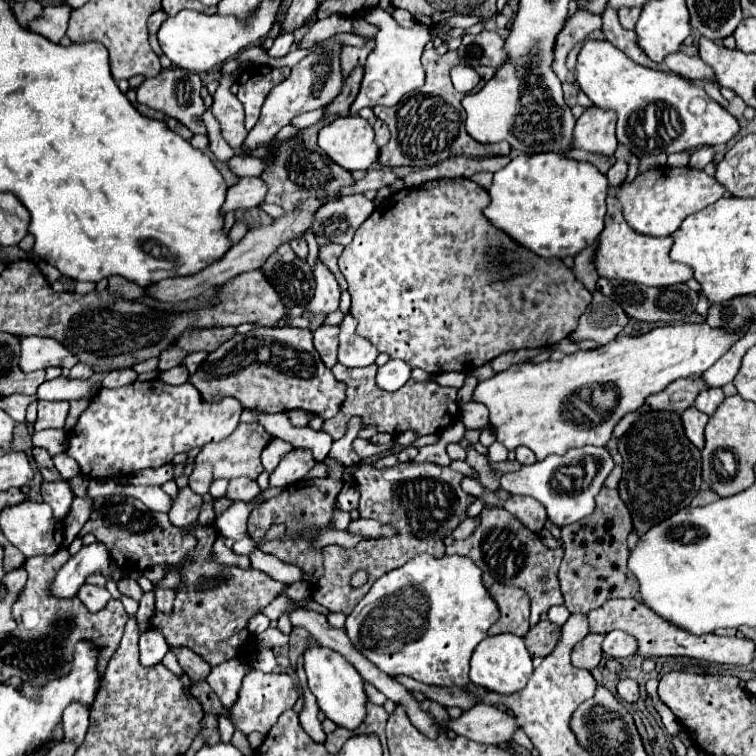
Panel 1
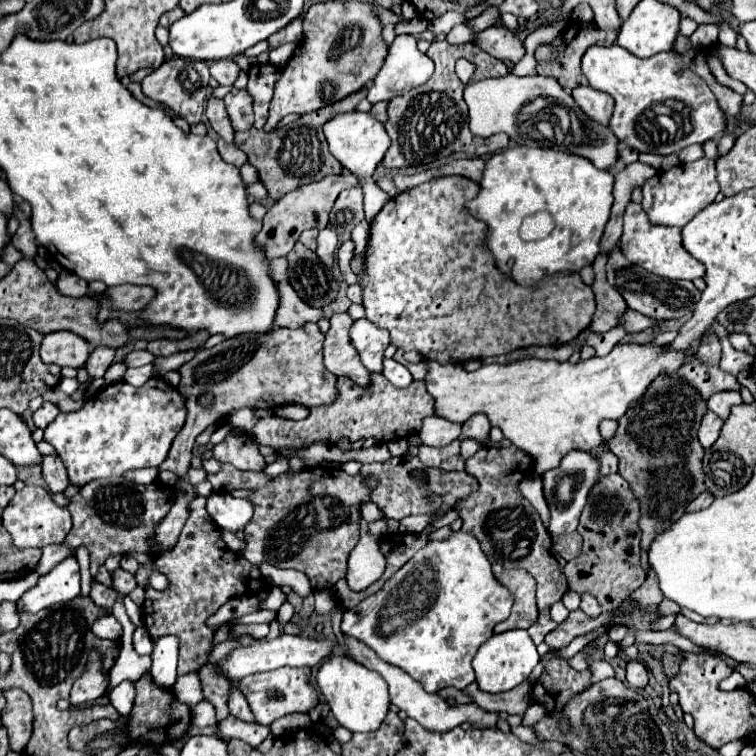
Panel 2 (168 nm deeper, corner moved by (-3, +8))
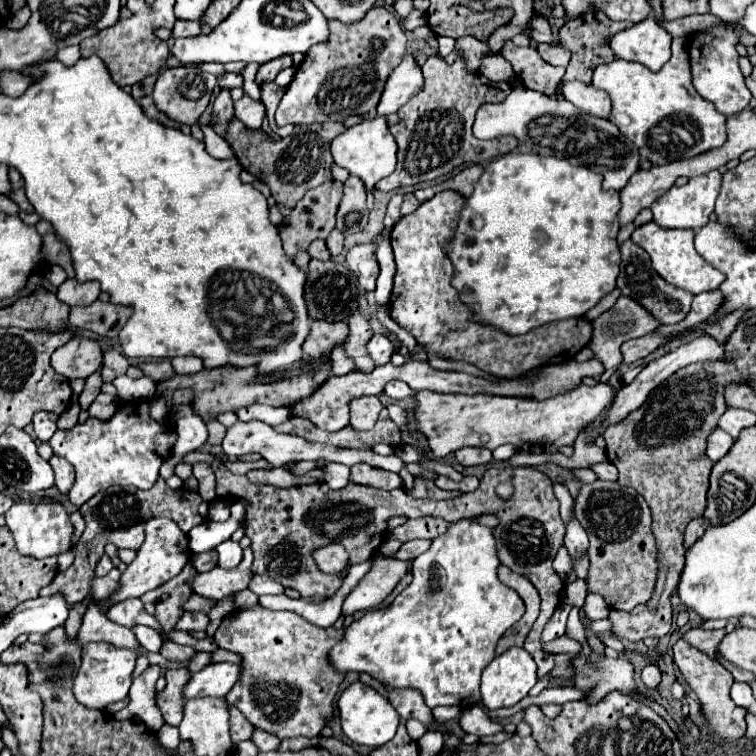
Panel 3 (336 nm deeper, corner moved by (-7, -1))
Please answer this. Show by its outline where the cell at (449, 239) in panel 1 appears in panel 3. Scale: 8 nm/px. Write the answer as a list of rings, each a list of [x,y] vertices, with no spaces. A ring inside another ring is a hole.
[[[443,190],[423,202],[415,212],[403,216],[391,230],[391,246],[395,252],[397,272],[391,292],[391,318],[407,330],[427,354],[437,354],[447,360],[465,360],[477,368],[501,376],[515,378],[527,370],[549,366],[559,356],[575,356],[593,336],[593,326],[587,318],[571,318],[565,322],[549,322],[529,330],[523,336],[511,336],[503,330],[473,320],[473,310],[461,300],[461,292],[451,286],[455,266],[443,252],[445,244],[455,238],[459,214],[467,198],[455,190]]]

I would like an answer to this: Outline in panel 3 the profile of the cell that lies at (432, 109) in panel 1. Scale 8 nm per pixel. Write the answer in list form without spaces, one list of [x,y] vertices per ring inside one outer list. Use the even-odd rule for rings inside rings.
[[[457,52],[453,64],[447,64],[441,56],[429,56],[429,60],[423,64],[423,76],[425,88],[397,112],[399,124],[391,126],[391,134],[395,136],[399,152],[395,172],[377,184],[377,188],[383,192],[401,186],[415,186],[419,182],[433,182],[453,172],[461,164],[471,162],[473,148],[477,146],[485,154],[485,162],[509,154],[517,146],[517,140],[511,136],[479,142],[471,134],[475,110],[479,104],[503,100],[511,92],[509,82],[491,82],[479,72],[469,72],[463,60],[463,52]]]

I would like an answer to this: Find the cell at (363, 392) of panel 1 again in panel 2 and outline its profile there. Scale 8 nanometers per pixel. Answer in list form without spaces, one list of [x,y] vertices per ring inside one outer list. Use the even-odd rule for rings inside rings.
[[[371,375],[371,387],[363,391],[361,387],[355,387],[351,379],[341,377],[337,381],[337,399],[329,405],[319,405],[309,409],[309,417],[303,421],[287,421],[281,417],[265,417],[257,421],[255,427],[247,431],[251,439],[259,445],[269,445],[273,449],[279,447],[299,447],[309,445],[315,441],[335,445],[339,439],[347,441],[359,441],[359,439],[377,439],[381,443],[387,443],[391,439],[401,439],[411,433],[417,433],[421,429],[421,421],[425,415],[433,415],[433,397],[425,391],[425,381],[413,381],[405,389],[393,387],[383,375]]]

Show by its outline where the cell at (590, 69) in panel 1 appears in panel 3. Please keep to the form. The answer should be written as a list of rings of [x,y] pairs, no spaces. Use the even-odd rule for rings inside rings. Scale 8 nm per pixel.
[[[673,38],[673,56],[657,74],[633,78],[633,74],[629,74],[629,62],[613,60],[595,68],[593,86],[609,94],[613,102],[609,120],[639,148],[639,156],[651,164],[691,158],[727,140],[725,116],[693,88],[685,38]]]

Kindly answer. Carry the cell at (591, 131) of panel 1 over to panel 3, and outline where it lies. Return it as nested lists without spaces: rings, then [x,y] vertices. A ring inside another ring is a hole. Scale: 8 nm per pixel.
[[[567,82],[563,86],[561,94],[569,102],[573,102],[581,112],[587,112],[597,118],[609,118],[609,114],[611,114],[609,96],[595,86],[587,86],[583,82]]]

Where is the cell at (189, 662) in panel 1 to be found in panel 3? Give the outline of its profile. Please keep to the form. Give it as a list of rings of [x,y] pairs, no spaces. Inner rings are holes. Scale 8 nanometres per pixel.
[[[227,706],[229,708],[229,726],[231,726],[231,740],[233,742],[241,742],[241,740],[249,740],[251,738],[251,730],[253,724],[245,720],[245,716],[235,708],[235,706]]]

